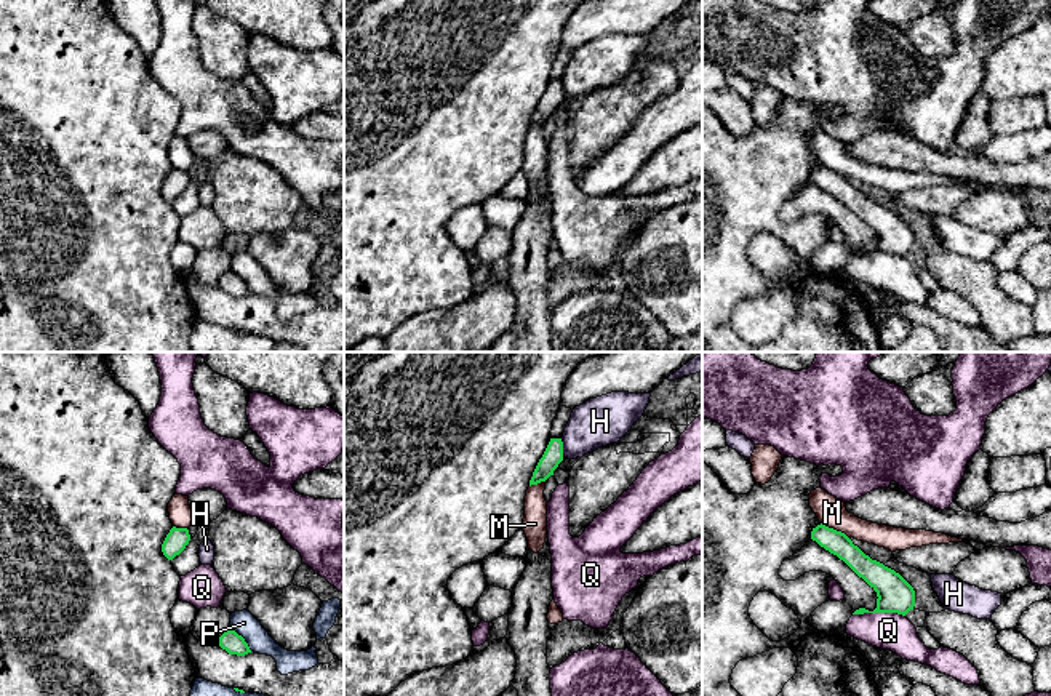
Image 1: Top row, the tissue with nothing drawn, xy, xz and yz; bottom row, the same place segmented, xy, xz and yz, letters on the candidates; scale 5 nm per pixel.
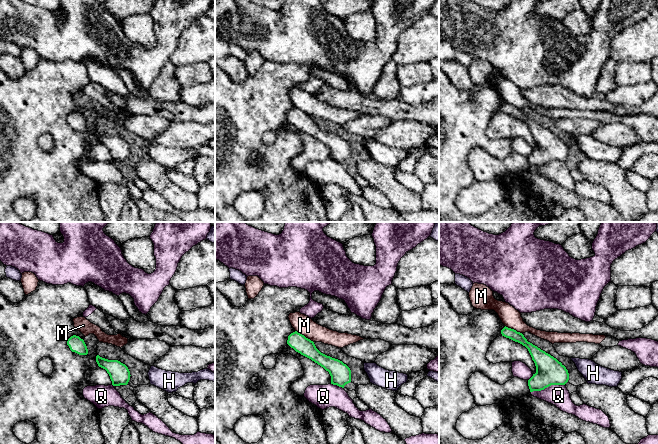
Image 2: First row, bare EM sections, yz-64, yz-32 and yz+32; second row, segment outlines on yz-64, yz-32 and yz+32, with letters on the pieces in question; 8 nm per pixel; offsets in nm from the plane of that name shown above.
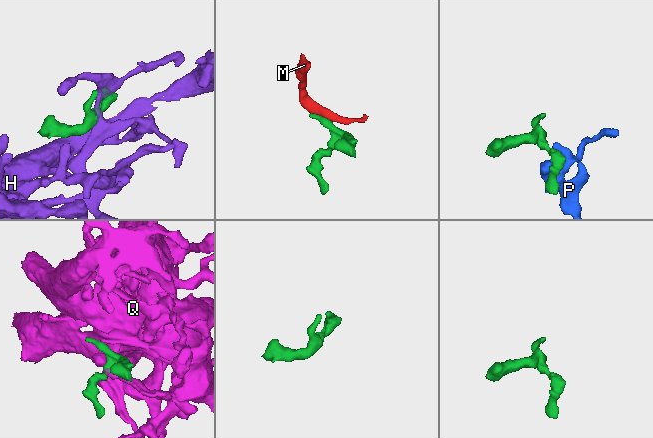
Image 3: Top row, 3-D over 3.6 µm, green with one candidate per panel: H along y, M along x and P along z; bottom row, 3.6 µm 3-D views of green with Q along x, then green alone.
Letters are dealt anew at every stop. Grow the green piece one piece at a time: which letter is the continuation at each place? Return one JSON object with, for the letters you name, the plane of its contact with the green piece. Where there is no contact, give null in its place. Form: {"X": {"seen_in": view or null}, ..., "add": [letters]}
{"add": []}

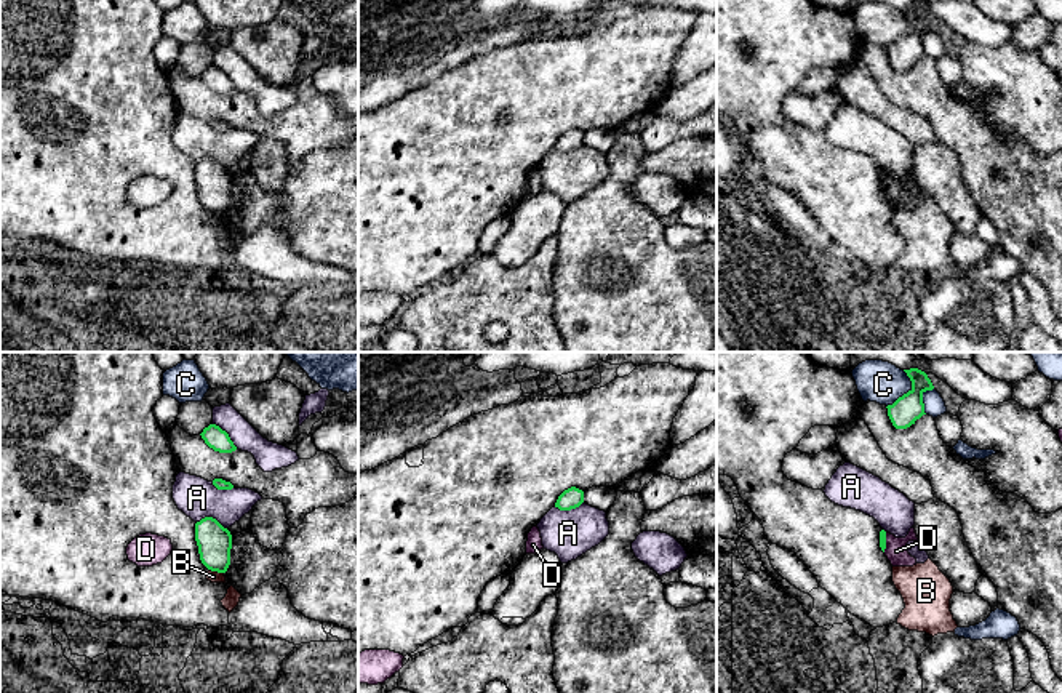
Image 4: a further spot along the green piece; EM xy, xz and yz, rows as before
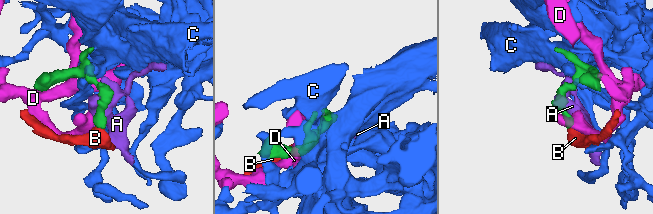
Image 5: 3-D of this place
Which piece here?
{"add": []}

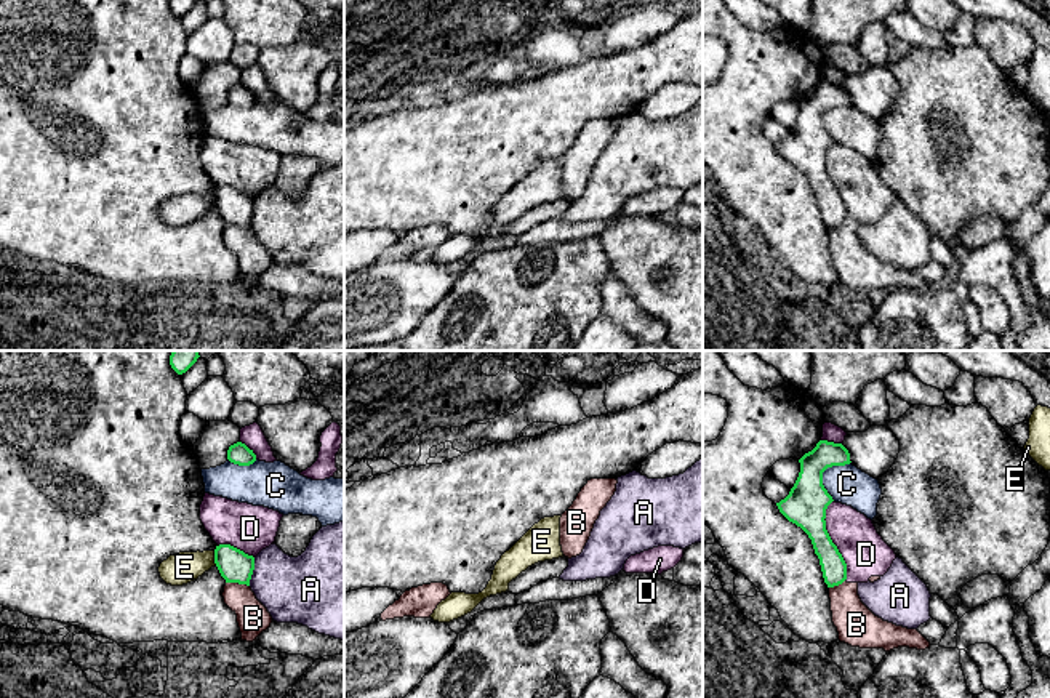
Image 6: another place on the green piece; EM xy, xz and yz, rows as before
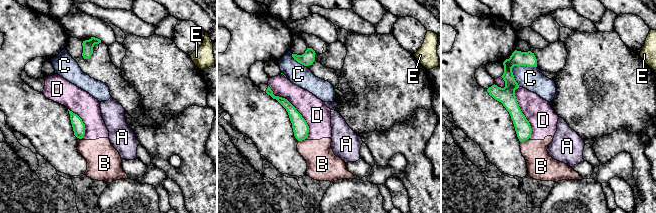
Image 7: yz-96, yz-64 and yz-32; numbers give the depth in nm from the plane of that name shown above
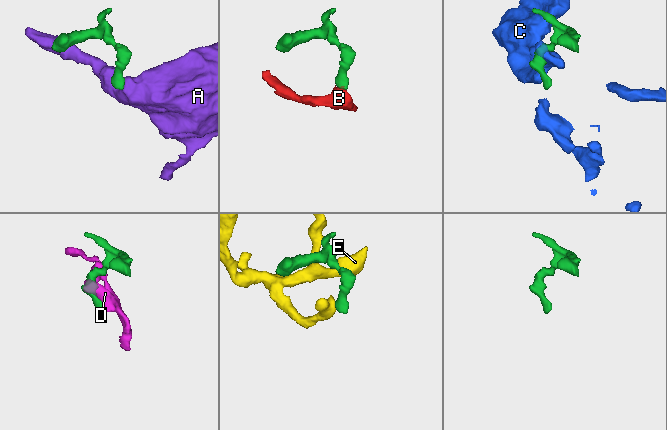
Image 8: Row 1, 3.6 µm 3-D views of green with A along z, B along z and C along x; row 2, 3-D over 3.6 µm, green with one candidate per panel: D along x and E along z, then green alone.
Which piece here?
{"add": []}

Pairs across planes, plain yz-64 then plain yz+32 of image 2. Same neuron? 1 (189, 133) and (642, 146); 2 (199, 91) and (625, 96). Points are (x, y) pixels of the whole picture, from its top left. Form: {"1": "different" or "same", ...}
{"1": "different", "2": "same"}

